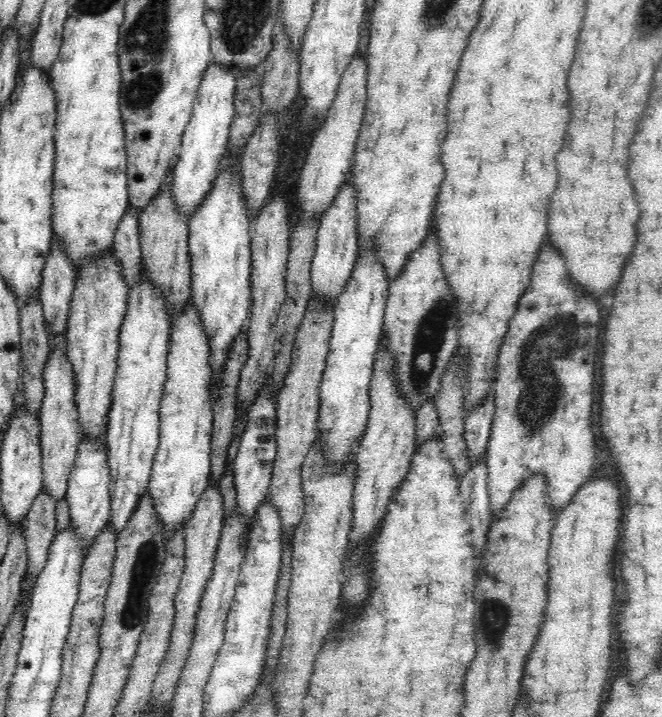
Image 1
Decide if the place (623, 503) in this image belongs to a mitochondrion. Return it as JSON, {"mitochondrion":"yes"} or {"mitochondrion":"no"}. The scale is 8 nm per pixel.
{"mitochondrion":"no"}

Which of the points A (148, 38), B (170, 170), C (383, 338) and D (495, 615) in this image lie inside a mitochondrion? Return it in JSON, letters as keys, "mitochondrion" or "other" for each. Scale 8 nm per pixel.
{"A":"mitochondrion","B":"other","C":"other","D":"mitochondrion"}

